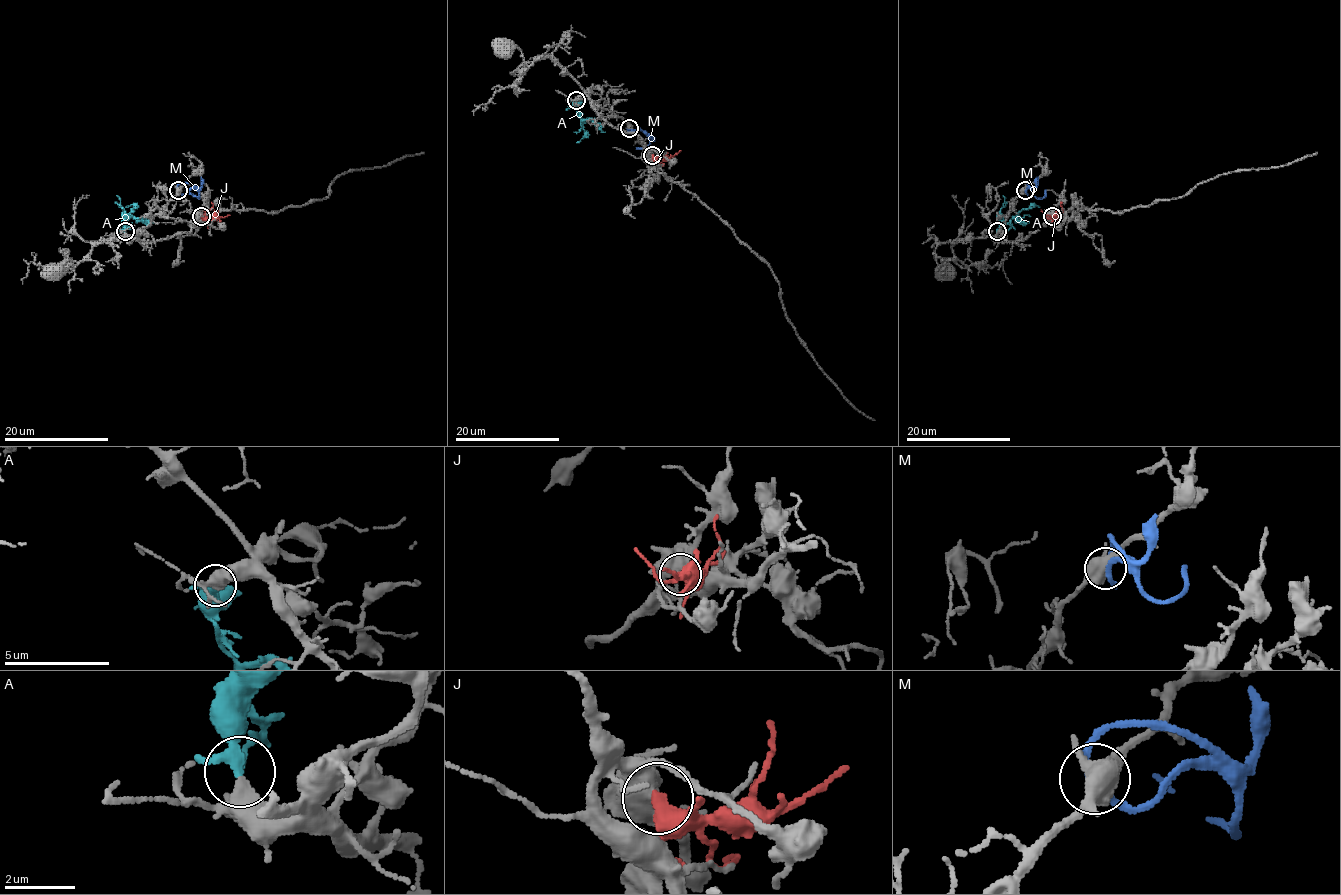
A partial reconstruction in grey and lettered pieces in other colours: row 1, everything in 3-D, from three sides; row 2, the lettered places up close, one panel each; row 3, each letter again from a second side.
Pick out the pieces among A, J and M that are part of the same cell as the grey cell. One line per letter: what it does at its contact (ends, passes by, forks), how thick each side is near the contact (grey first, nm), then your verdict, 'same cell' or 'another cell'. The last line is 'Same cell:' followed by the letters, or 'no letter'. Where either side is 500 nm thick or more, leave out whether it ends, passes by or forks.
A: it passes by; 280 nm thick on the grey side, 260 nm on the other; same cell
J: it passes by; 420 nm thick on the grey side, 400 nm on the other; another cell
M: it passes by; 480 nm thick on the grey side, 200 nm on the other; another cell
Same cell: A

